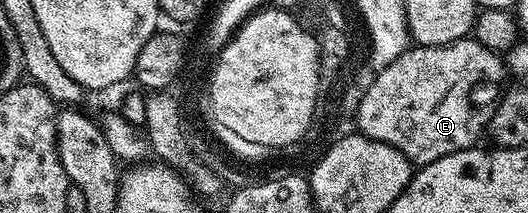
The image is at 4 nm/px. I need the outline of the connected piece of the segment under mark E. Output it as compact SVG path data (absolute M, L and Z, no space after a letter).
M473 39L453 41L447 45L419 45L407 48L396 60L388 63L388 67L375 72L374 82L366 90L357 109L357 132L373 141L396 147L396 151L403 153L418 167L436 159L444 159L444 155L452 155L475 144L474 137L470 134L470 92L481 81L486 85L501 86L507 73L503 58L488 51L488 47Z

